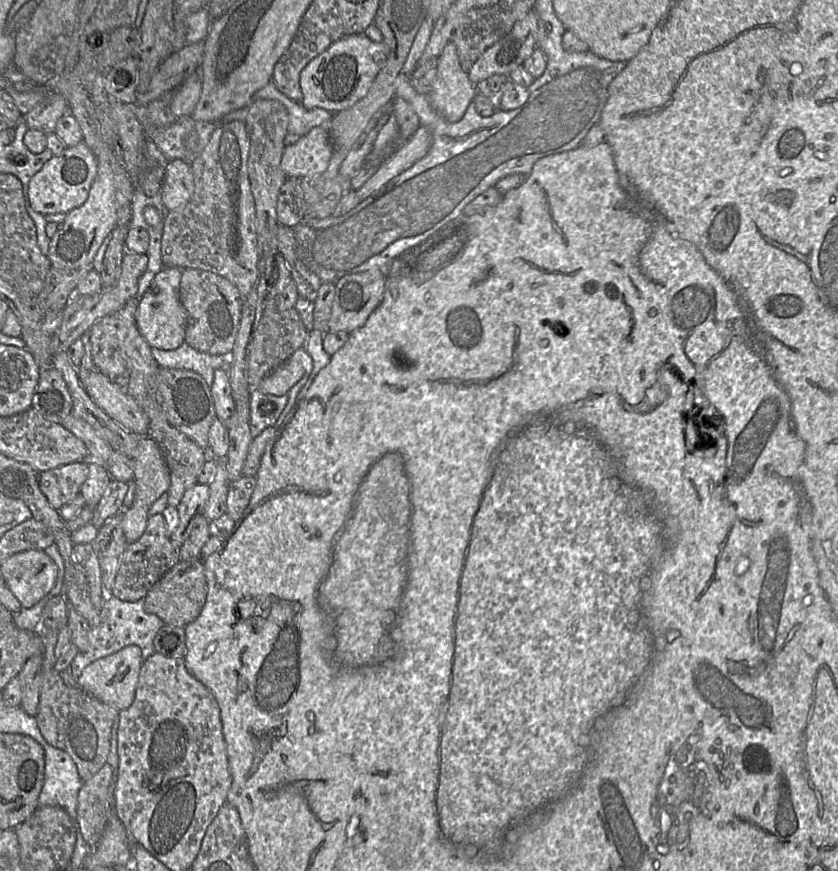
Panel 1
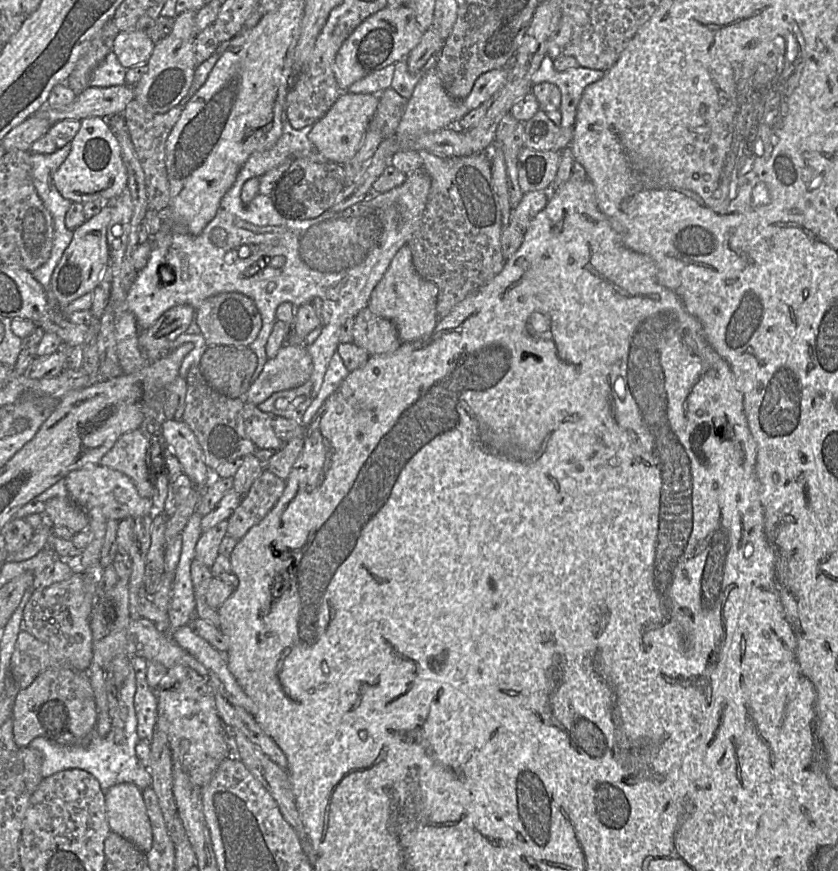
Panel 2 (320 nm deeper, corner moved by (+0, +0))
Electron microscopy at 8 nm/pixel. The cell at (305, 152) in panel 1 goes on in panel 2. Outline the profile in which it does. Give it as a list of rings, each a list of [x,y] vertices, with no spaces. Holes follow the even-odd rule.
[[[344,91],[329,111],[313,124],[309,140],[328,162],[344,164],[362,145],[379,103],[380,97],[376,94]]]

